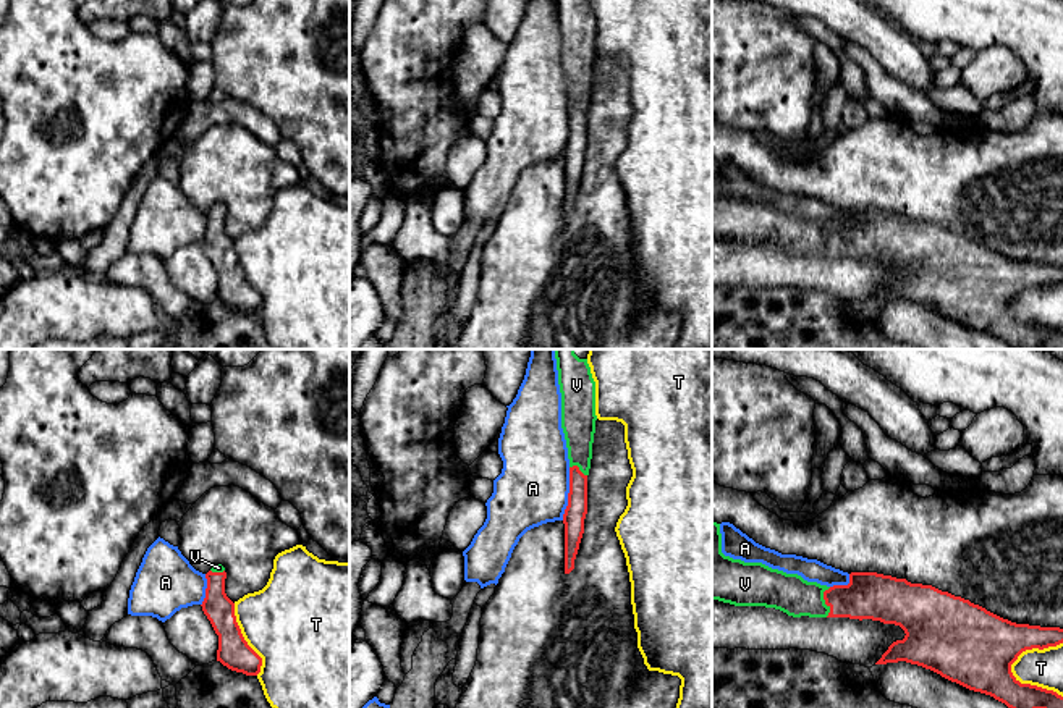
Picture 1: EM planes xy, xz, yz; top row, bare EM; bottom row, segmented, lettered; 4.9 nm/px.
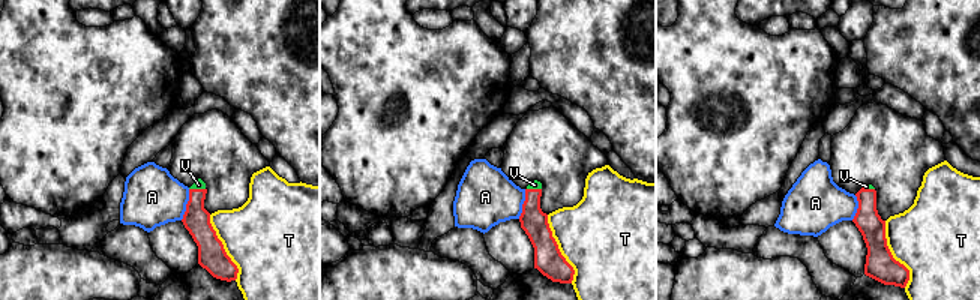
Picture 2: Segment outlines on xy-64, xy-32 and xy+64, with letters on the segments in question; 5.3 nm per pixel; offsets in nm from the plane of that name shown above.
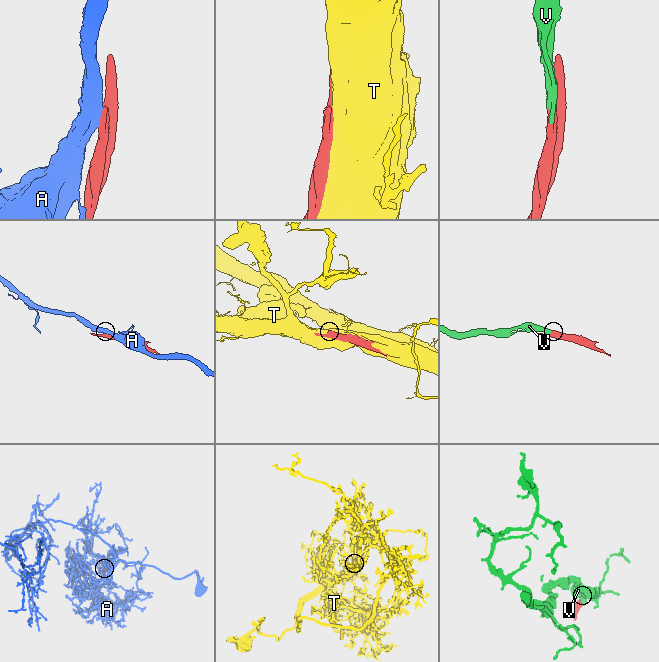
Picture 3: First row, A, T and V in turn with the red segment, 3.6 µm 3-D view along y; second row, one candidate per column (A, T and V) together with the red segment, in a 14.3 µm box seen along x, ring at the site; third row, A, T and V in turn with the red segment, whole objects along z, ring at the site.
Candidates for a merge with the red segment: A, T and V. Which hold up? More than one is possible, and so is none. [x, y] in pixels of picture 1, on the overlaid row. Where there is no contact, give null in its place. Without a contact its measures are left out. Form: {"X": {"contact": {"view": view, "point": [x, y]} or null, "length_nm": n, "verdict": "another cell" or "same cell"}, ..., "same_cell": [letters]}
{"A": {"contact": {"view": "xz", "point": [568, 493]}, "length_nm": 260, "verdict": "another cell"}, "T": {"contact": {"view": "yz", "point": [1033, 686]}, "length_nm": 300, "verdict": "another cell"}, "V": {"contact": {"view": "yz", "point": [825, 602]}, "length_nm": 150, "verdict": "same cell"}, "same_cell": ["V"]}

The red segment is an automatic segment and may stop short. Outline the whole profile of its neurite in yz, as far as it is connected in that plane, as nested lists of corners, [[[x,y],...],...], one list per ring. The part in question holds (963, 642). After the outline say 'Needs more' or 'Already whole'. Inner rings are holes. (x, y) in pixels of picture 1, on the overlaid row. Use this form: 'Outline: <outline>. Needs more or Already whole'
Outline: [[[712,522],[712,600],[735,606],[775,608],[793,617],[849,617],[895,624],[906,635],[893,642],[875,664],[898,661],[917,664],[969,690],[990,695],[1008,708],[1063,708],[1061,695],[1021,684],[1011,672],[1011,664],[1023,651],[1063,643],[1063,629],[1016,624],[932,585],[911,584],[877,572],[851,572],[848,585],[827,587],[807,582],[798,574],[786,574],[762,563],[725,556],[720,524]]]. Needs more

